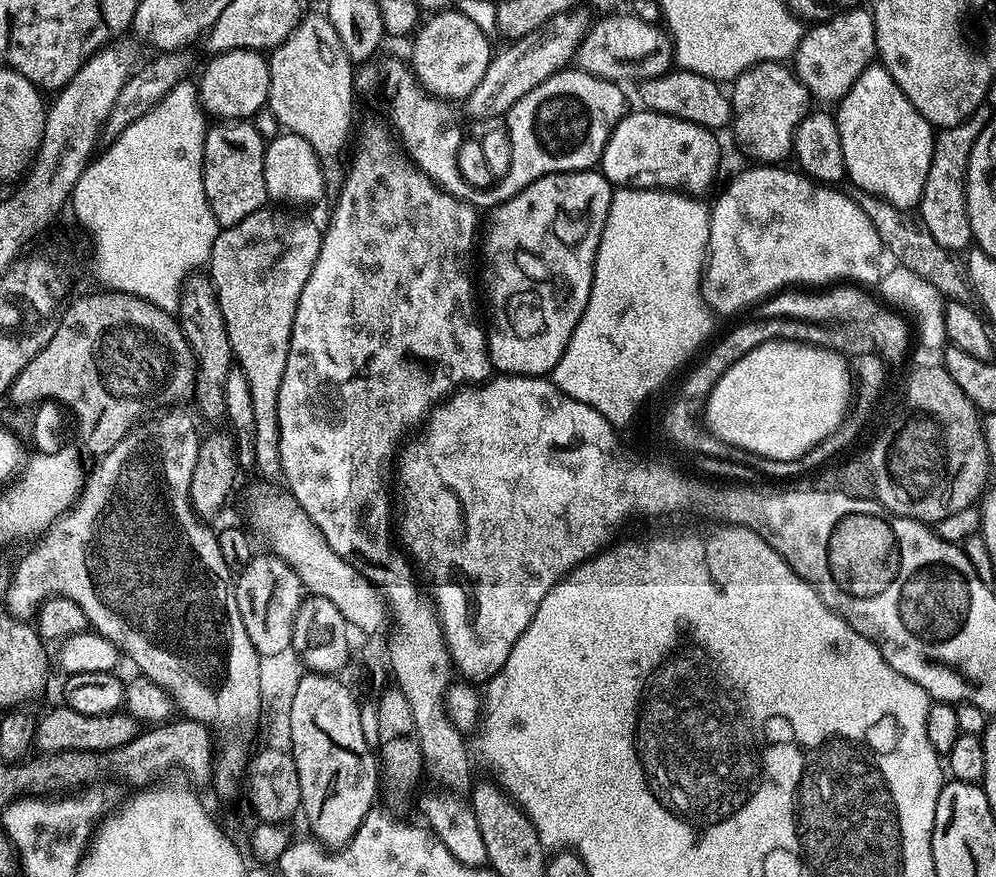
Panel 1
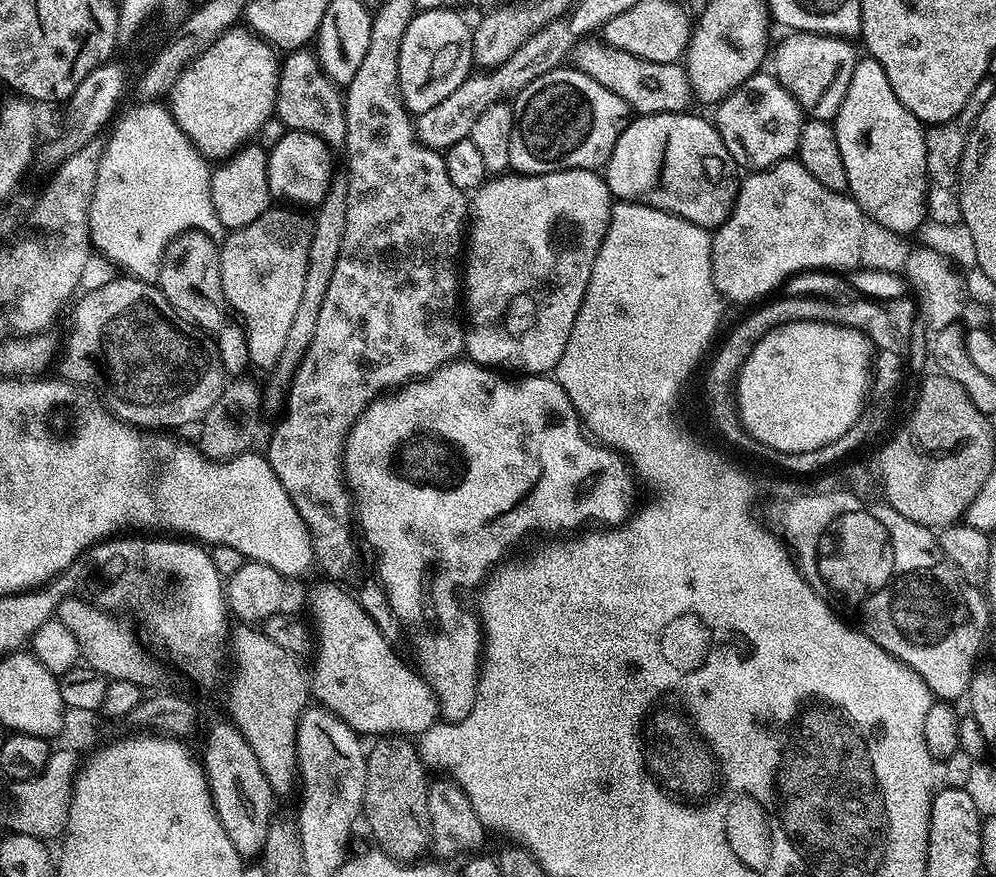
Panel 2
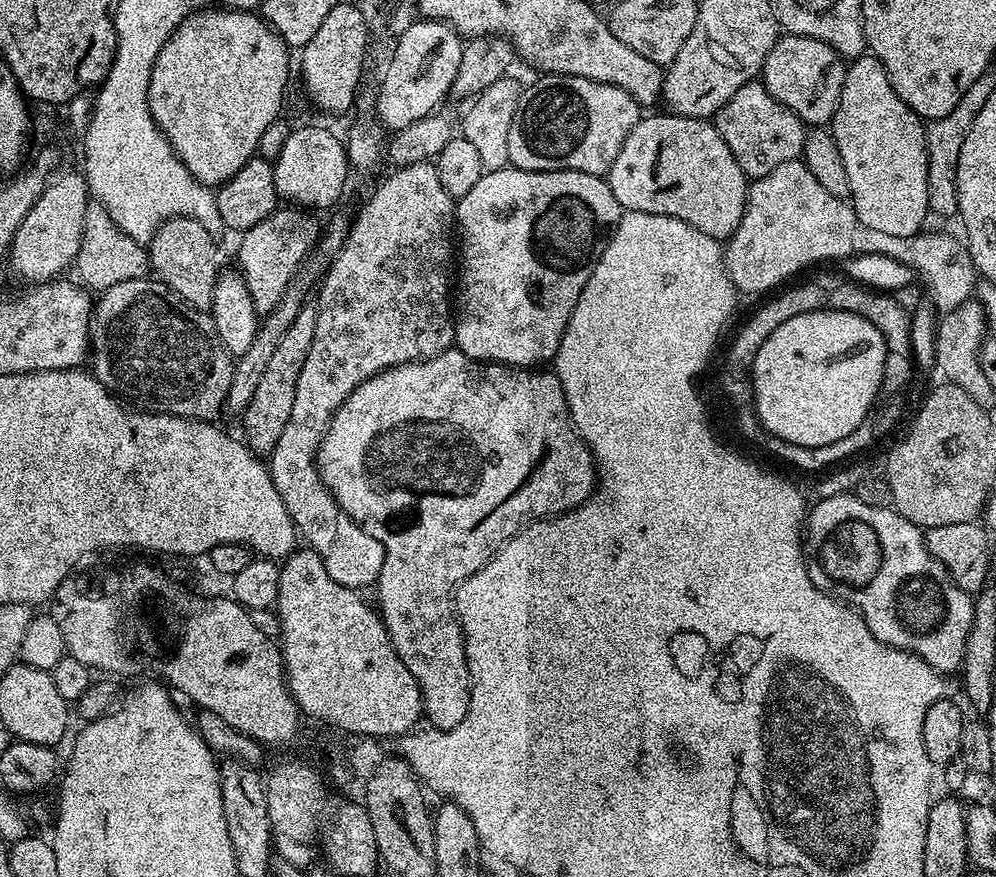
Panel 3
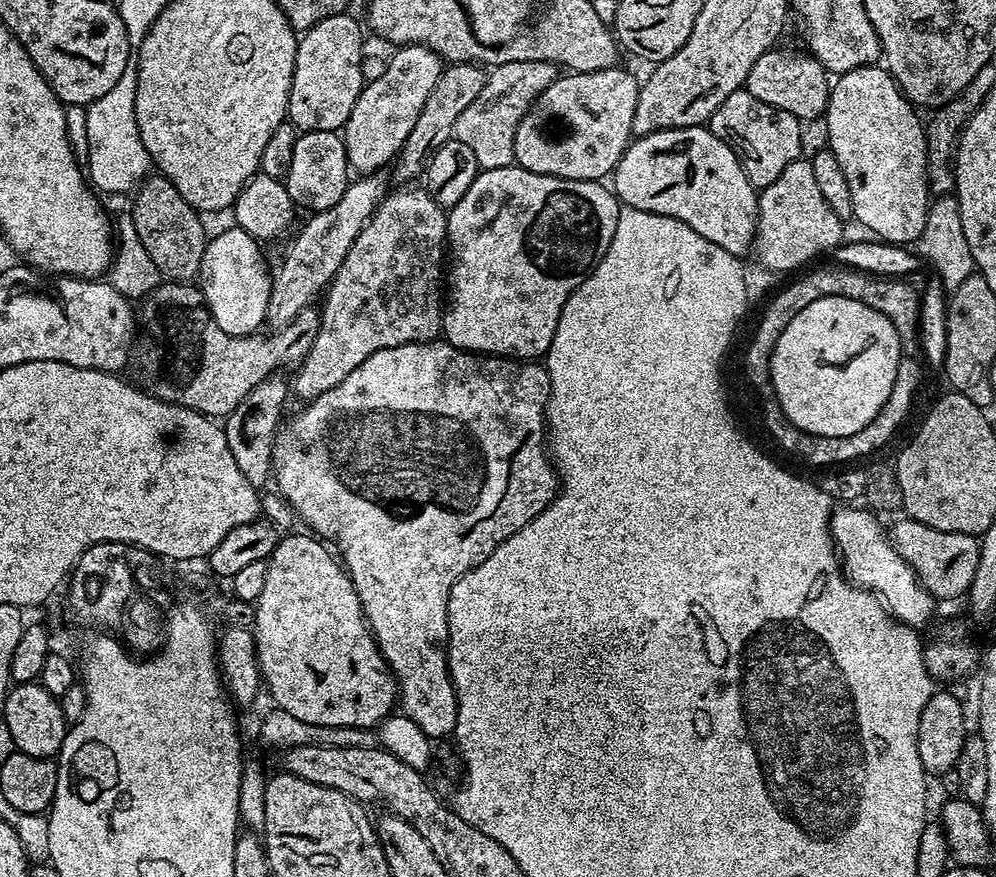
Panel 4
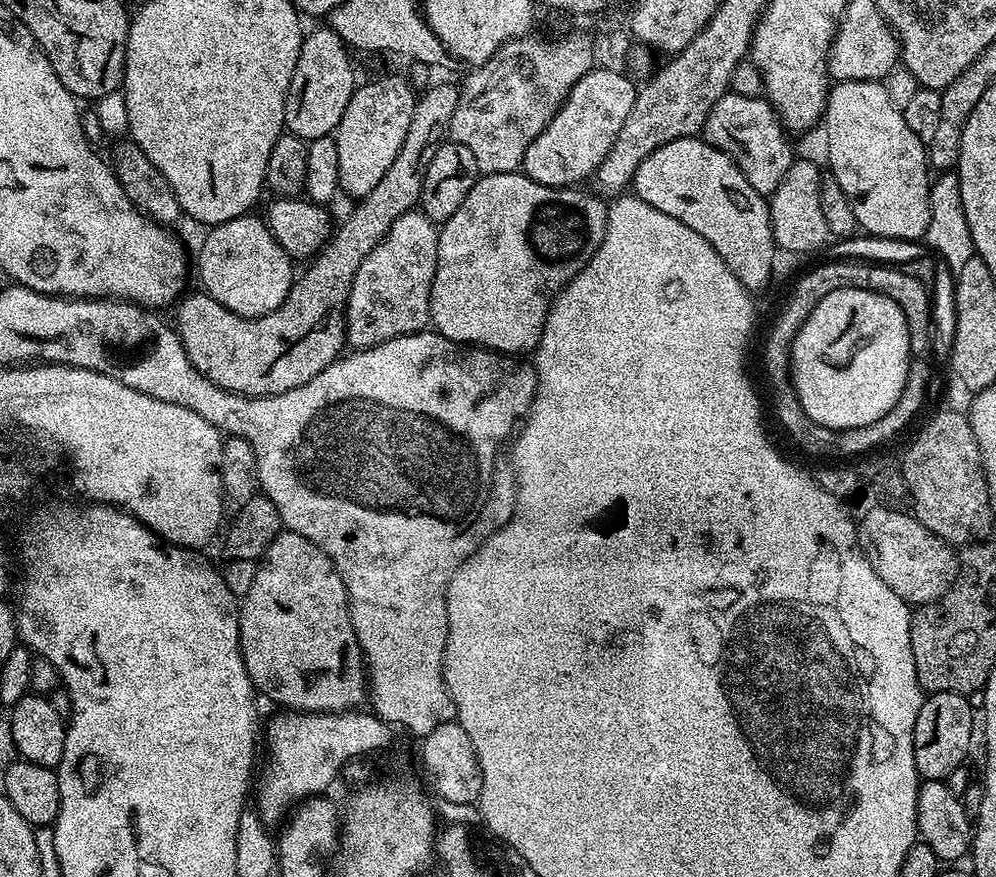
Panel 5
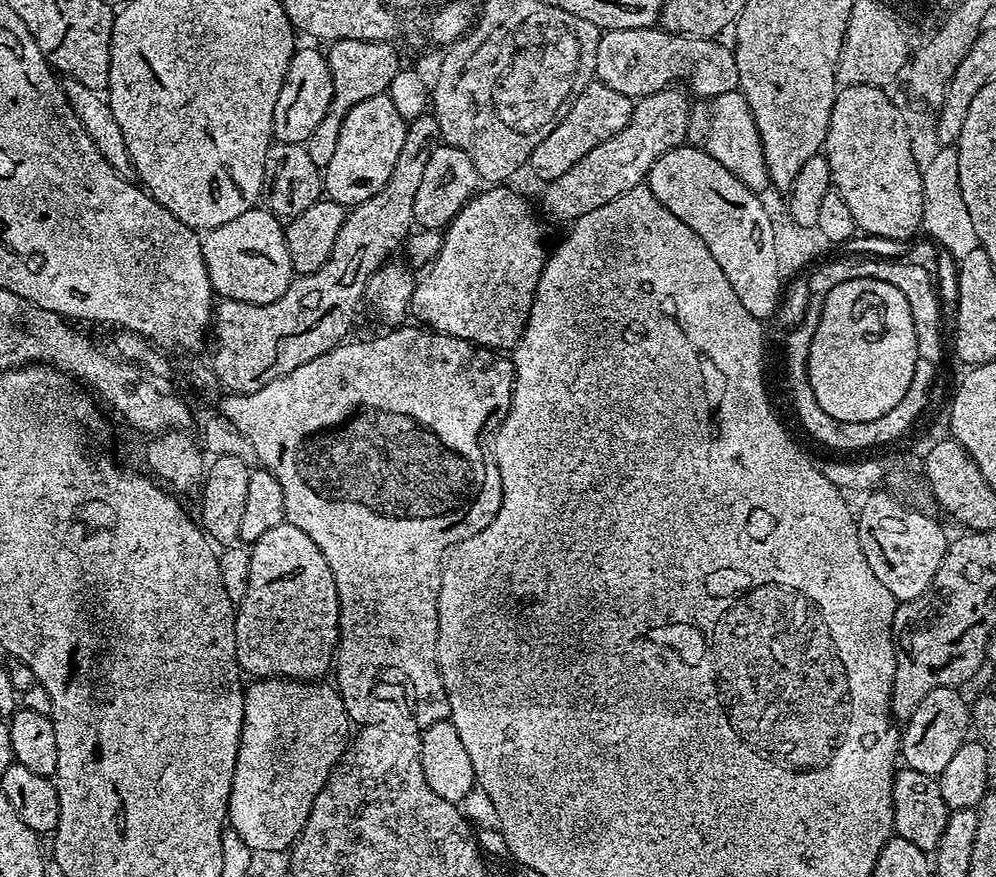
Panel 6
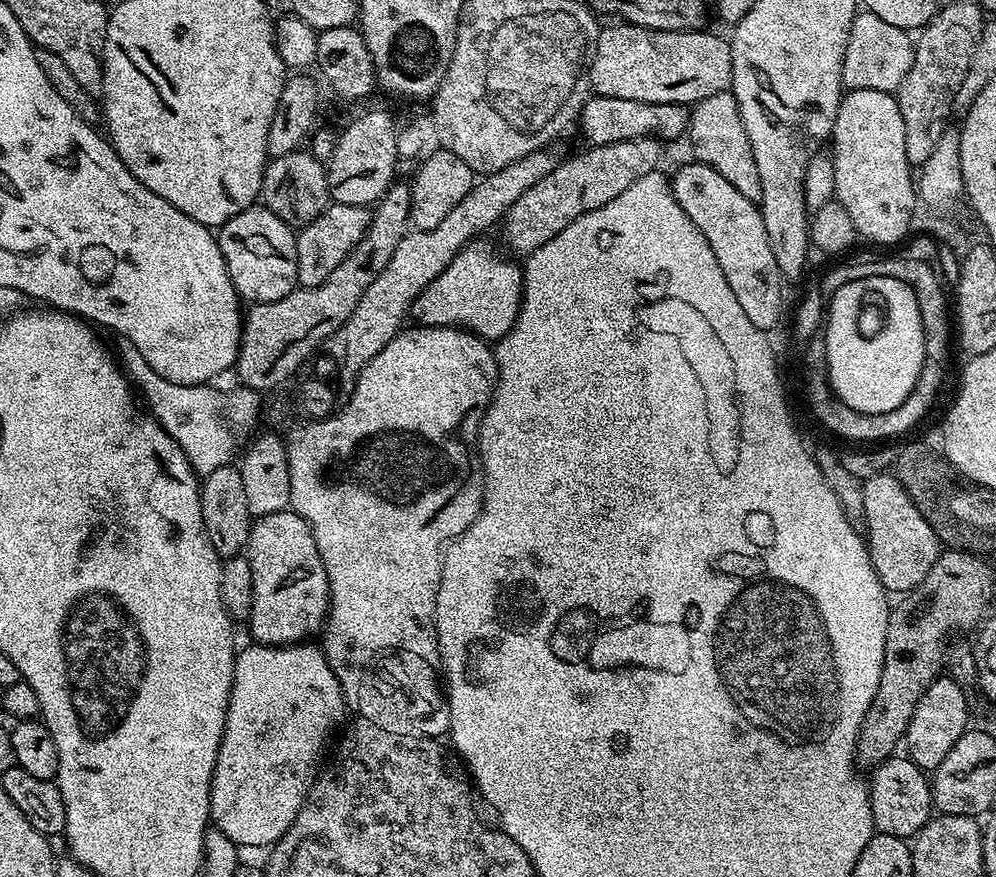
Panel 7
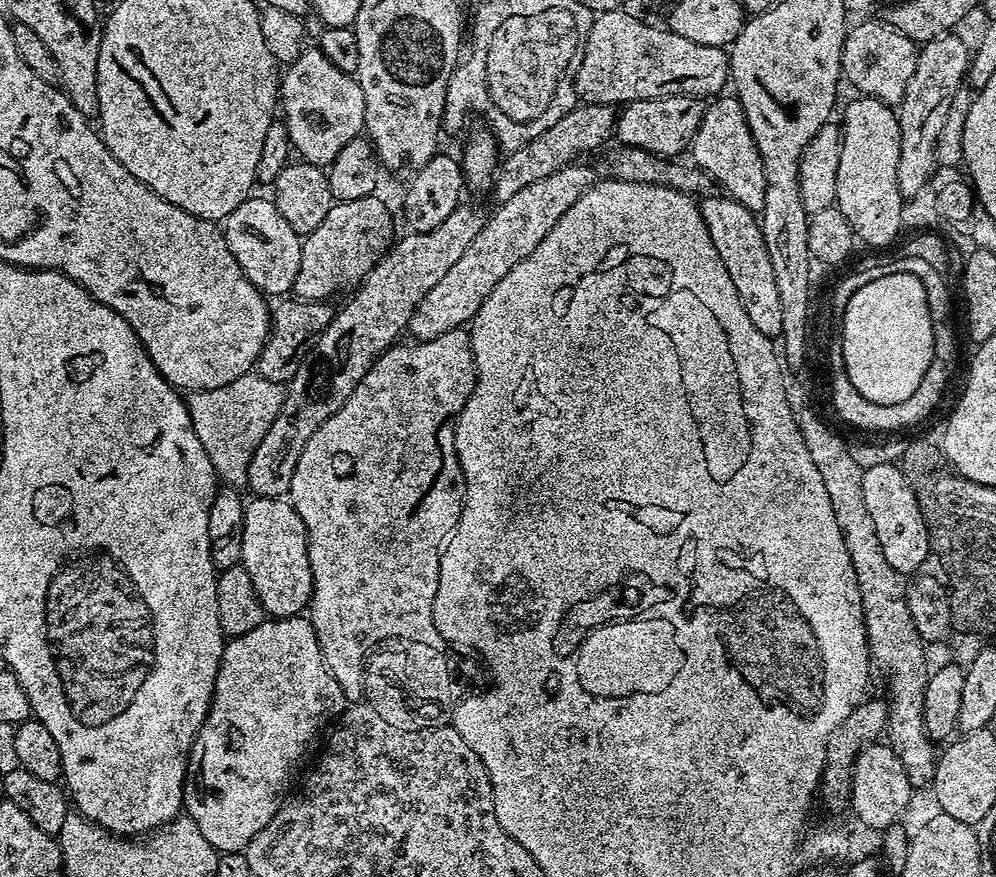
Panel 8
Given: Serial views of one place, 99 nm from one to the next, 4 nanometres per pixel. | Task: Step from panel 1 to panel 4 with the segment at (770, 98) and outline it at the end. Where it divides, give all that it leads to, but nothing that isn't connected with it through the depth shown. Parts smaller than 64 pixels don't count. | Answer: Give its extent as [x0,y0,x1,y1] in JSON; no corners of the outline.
[706,90,802,190]

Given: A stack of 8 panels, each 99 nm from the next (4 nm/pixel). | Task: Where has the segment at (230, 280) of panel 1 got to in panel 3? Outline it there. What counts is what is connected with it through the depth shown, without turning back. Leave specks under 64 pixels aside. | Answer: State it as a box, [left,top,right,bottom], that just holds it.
[236,206,322,314]

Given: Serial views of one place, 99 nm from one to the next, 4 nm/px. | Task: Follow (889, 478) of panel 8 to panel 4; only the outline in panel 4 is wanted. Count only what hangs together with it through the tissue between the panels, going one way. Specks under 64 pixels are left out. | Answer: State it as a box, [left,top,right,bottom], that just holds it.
[890,518,980,601]

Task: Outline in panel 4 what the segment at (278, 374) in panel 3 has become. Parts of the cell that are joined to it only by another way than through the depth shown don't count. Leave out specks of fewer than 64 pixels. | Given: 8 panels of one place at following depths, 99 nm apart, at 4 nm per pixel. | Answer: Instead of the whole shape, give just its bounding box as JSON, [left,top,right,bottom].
[223,374,290,488]

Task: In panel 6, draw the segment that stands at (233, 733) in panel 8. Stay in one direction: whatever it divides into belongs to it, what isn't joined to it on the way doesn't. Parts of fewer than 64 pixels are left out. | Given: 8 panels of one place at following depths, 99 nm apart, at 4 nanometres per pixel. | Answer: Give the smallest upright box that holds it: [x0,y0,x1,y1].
[227,676,344,853]

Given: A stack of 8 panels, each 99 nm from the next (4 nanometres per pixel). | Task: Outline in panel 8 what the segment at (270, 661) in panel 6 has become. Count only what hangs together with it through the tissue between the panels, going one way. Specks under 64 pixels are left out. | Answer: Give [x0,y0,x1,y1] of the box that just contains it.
[240,496,312,617]

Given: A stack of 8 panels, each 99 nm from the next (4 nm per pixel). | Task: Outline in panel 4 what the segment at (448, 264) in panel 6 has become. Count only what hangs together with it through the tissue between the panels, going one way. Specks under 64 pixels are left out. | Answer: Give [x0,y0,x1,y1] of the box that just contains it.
[442,166,622,361]

